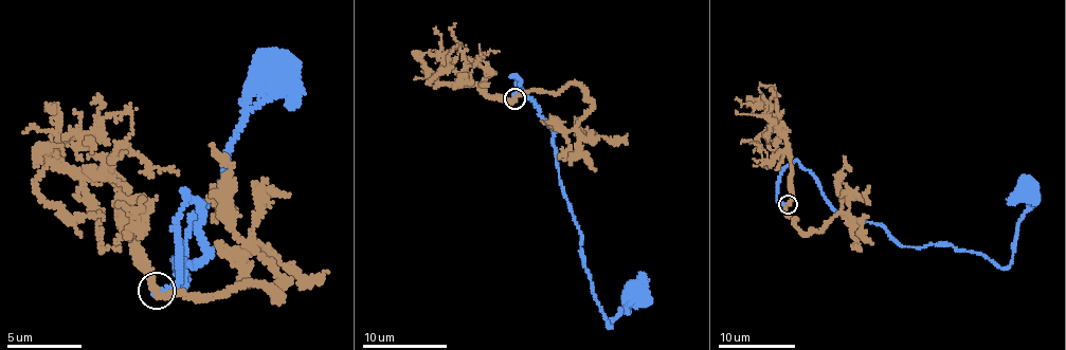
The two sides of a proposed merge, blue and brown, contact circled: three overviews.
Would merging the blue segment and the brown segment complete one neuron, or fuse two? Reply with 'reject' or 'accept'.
accept

